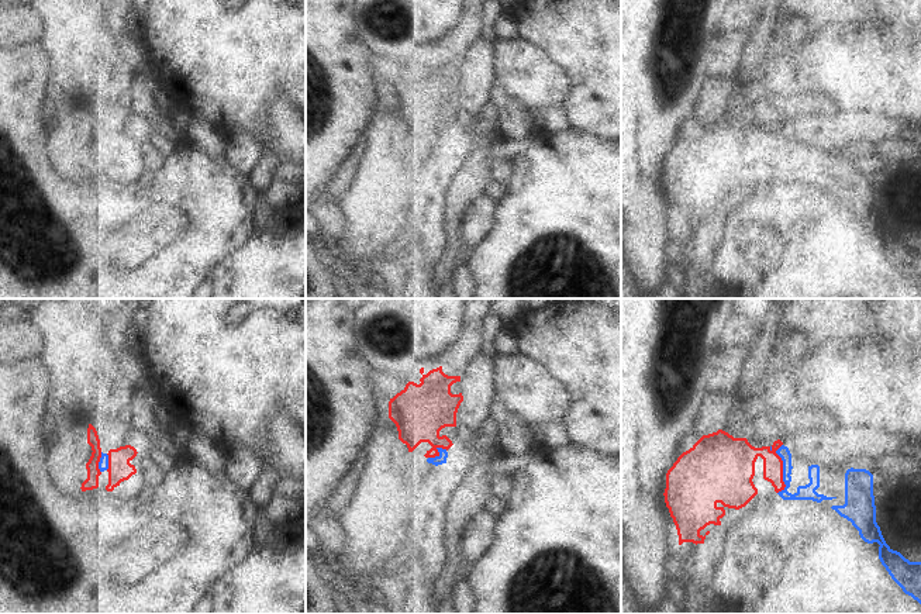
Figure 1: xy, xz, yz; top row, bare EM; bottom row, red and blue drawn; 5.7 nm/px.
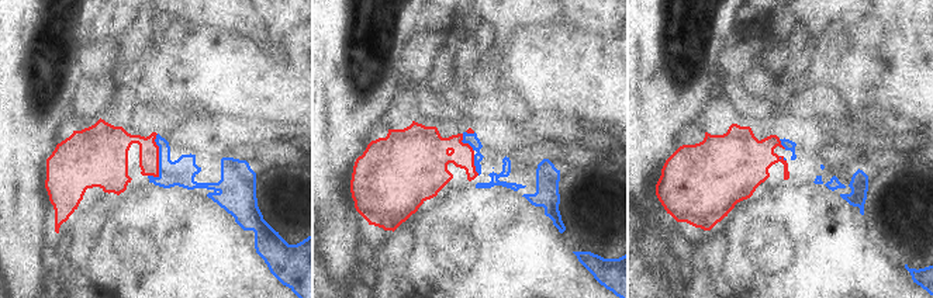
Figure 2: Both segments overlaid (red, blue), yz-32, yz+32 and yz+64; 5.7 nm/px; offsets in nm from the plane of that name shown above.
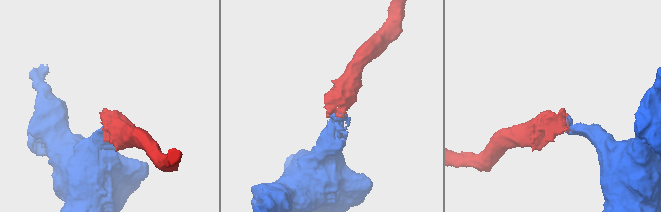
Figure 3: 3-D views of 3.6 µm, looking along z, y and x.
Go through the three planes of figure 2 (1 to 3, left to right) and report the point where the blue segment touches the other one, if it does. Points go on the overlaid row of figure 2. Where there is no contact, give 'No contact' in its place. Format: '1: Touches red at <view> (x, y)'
1: Touches red at yz-32 (158, 156)
2: Touches red at yz+32 (465, 144)
3: Touches red at yz+64 (780, 144)

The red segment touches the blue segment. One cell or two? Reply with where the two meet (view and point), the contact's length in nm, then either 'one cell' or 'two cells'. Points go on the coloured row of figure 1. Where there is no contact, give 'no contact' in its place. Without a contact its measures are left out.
meets red in yz at (782, 469); contact 280 nm long; one cell

